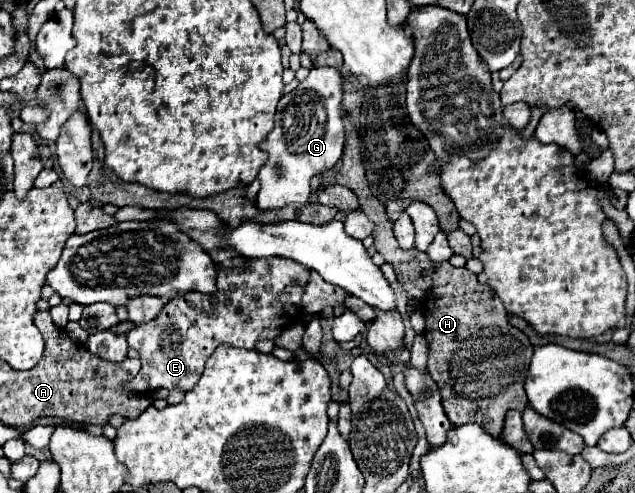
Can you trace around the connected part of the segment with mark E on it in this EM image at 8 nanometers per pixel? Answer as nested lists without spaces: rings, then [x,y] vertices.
[[[284,258],[248,260],[244,268],[218,268],[218,290],[214,294],[188,292],[186,296],[178,296],[176,300],[170,300],[164,306],[164,312],[158,316],[158,320],[140,324],[126,334],[130,348],[136,348],[140,352],[142,370],[124,388],[138,394],[150,394],[158,388],[192,390],[200,380],[204,364],[216,350],[216,346],[228,344],[238,348],[254,348],[258,340],[274,340],[284,328],[288,328],[294,320],[300,318],[300,298],[304,292],[304,284],[308,282],[308,274],[310,272],[304,266]]]

